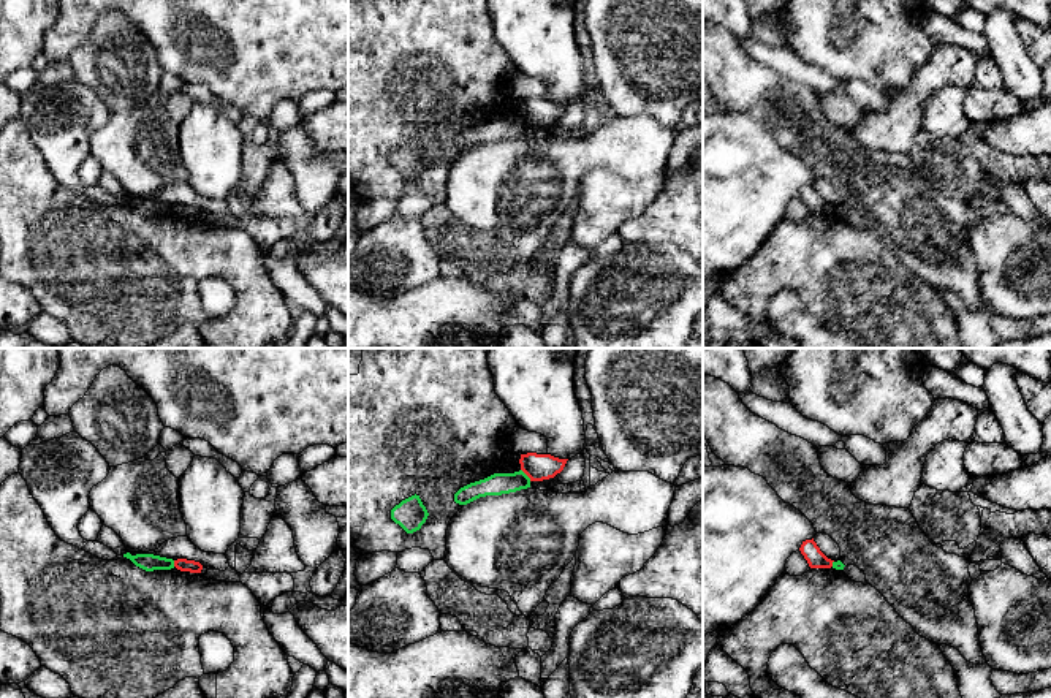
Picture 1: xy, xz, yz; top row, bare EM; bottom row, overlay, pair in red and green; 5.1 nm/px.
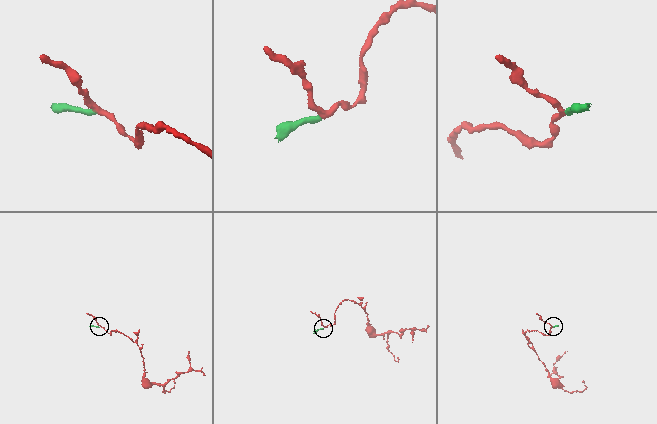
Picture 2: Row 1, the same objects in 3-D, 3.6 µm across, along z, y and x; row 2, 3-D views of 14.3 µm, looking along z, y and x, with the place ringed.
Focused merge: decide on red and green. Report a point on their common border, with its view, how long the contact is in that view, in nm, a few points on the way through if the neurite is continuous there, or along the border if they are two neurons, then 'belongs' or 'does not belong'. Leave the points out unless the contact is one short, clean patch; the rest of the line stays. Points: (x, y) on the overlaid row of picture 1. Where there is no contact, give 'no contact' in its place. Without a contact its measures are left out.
contact xz (526, 474); length 80 nm; border xz (521, 469), (531, 480); does not belong

